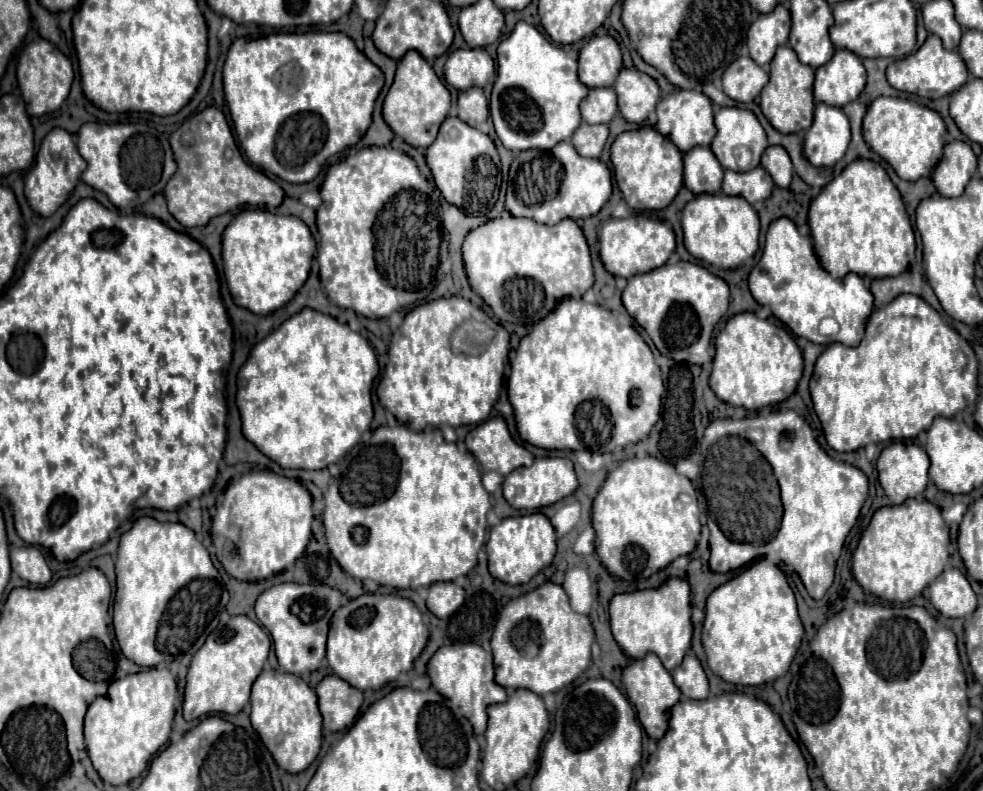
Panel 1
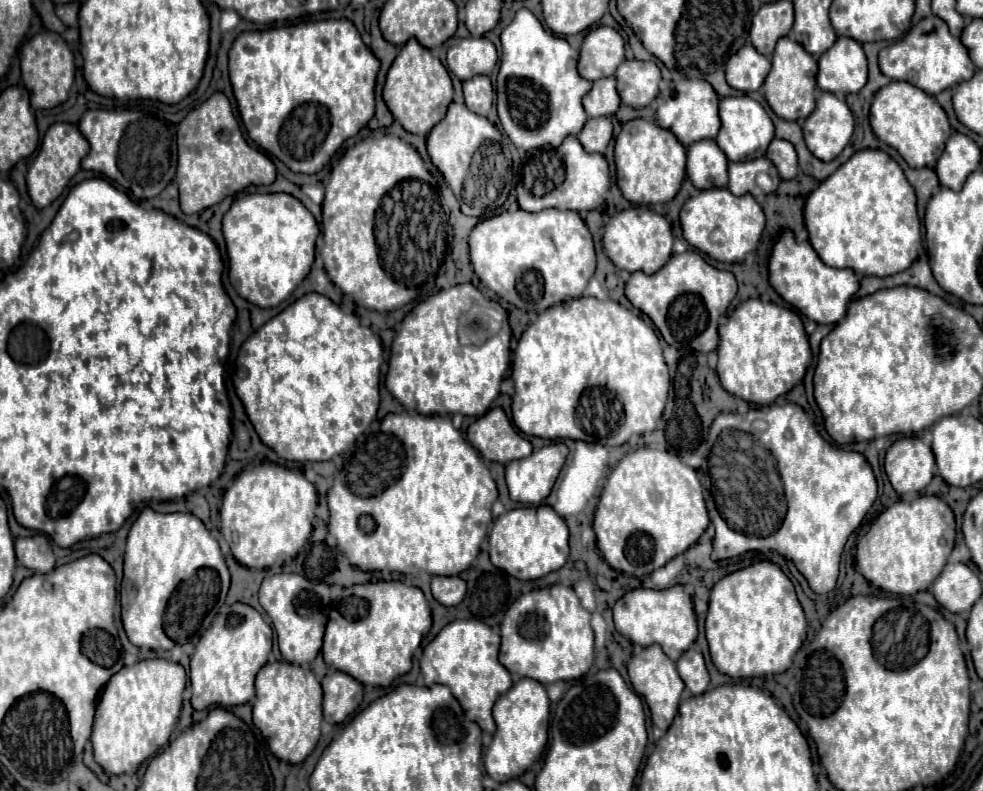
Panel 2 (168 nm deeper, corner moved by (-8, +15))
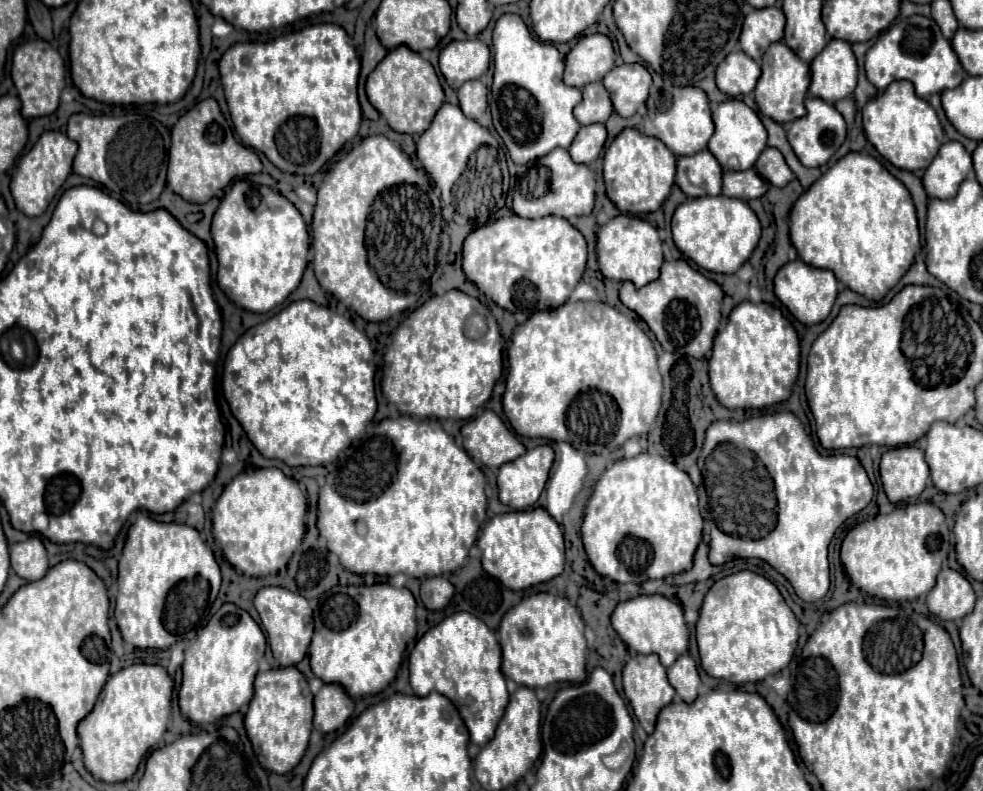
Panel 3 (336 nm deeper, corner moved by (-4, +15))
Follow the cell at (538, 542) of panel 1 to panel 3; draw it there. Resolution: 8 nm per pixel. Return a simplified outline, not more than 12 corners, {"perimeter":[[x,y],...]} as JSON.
{"perimeter":[[542,507],[494,515],[476,545],[512,591],[564,571],[562,529]]}

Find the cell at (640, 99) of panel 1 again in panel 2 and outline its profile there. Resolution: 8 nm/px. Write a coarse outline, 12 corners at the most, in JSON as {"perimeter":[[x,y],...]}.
{"perimeter":[[630,59],[618,67],[622,103],[646,107],[662,75],[654,61]]}

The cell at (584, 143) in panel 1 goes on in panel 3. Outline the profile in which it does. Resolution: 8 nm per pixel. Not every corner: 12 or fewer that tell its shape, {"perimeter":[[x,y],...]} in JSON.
{"perimeter":[[600,123],[578,131],[568,153],[590,165],[606,143]]}

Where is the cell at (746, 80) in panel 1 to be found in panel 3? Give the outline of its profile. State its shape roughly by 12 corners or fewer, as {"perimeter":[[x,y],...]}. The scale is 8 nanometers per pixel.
{"perimeter":[[730,53],[716,67],[716,85],[728,97],[756,87],[760,65]]}

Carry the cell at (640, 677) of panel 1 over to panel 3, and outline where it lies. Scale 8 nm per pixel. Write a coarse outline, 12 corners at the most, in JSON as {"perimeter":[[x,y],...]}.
{"perimeter":[[656,655],[624,665],[624,695],[650,735],[656,715],[674,699]]}

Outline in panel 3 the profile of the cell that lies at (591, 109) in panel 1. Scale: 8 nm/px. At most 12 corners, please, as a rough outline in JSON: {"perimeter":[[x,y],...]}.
{"perimeter":[[600,81],[582,87],[574,107],[580,125],[606,123],[612,113]]}

